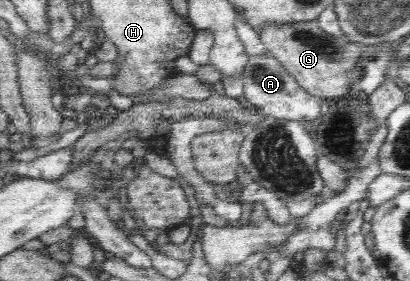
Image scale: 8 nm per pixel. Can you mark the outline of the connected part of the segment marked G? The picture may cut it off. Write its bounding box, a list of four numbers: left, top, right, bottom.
[258,19,363,104]

